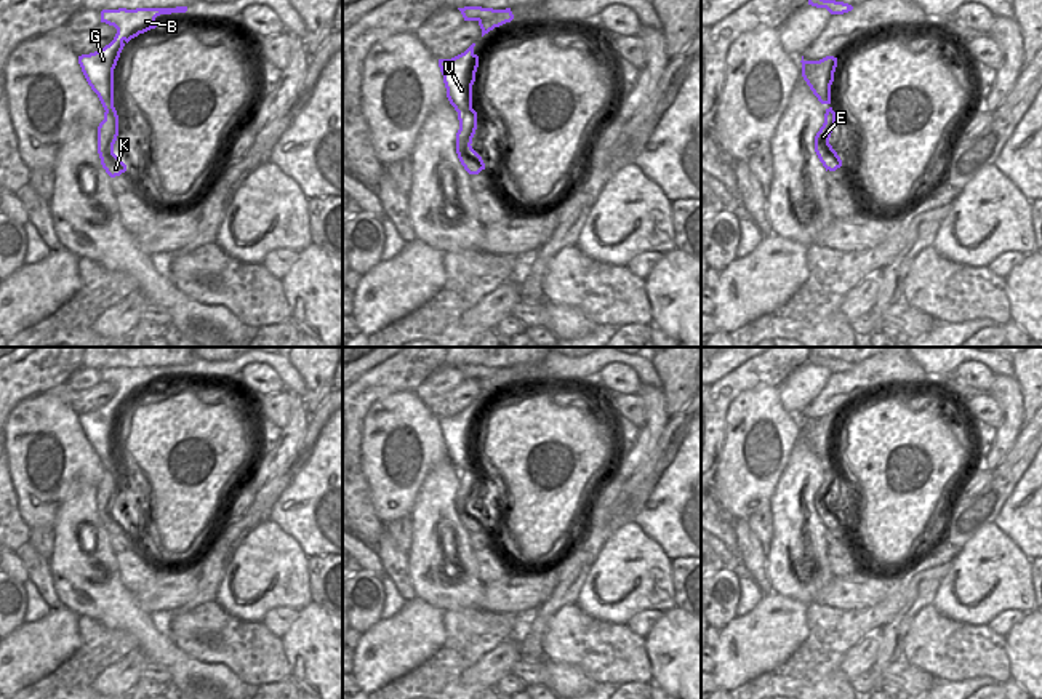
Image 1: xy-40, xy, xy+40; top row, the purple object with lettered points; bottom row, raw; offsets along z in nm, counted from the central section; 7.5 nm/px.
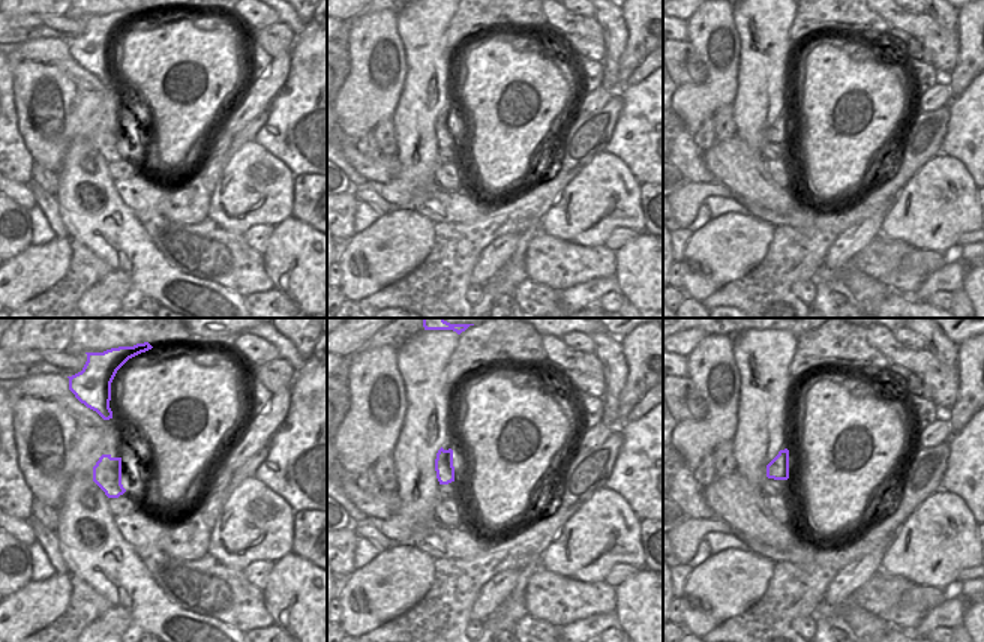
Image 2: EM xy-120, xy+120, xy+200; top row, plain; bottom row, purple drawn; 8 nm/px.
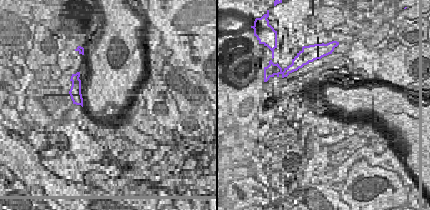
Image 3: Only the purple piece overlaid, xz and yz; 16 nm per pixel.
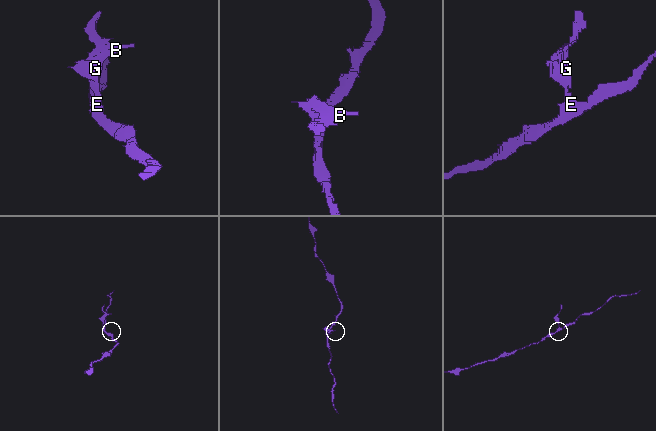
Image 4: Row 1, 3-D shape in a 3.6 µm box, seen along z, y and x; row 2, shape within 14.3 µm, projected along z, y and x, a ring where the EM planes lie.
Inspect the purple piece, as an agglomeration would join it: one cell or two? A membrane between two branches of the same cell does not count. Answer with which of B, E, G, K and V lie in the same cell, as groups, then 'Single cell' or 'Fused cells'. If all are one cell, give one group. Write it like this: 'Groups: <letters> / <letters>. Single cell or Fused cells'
Groups: B G V / E K. Fused cells

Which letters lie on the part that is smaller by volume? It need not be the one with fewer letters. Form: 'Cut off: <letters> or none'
Cut off: B, G, V

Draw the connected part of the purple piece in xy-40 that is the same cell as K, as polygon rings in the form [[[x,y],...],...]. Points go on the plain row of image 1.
[[[115,465],[104,470],[104,478],[98,485],[98,512],[101,523],[110,536],[126,529],[126,523],[114,512],[118,494],[118,473]]]

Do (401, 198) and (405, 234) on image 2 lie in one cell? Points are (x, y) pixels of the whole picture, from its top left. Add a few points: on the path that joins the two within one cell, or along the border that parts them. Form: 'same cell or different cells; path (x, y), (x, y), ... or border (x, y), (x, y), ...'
different cells; border (408, 206), (399, 209)

